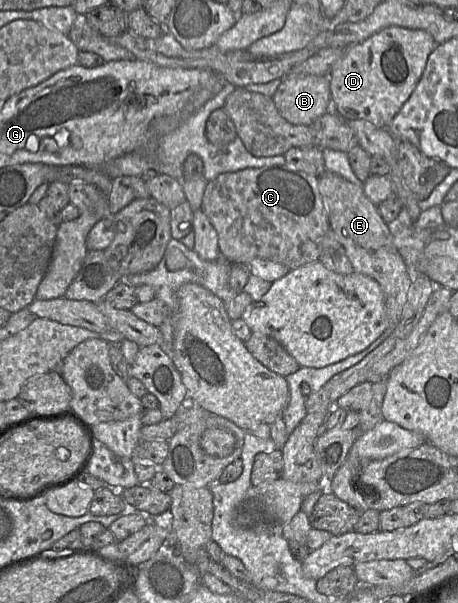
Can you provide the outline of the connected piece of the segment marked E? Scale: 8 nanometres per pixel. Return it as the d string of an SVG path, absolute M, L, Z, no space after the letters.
M326 170L318 177L318 188L327 208L330 229L343 246L354 271L368 275L375 280L384 294L388 327L367 348L371 352L391 335L401 318L411 285L408 268L395 247L391 232L382 220L377 206L367 198L361 186Z

